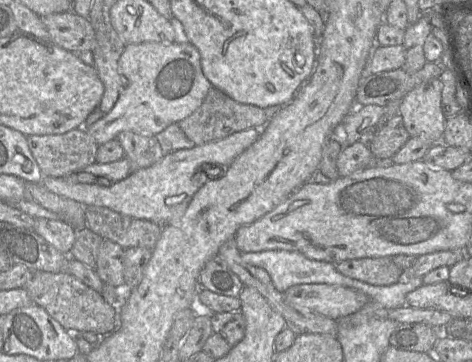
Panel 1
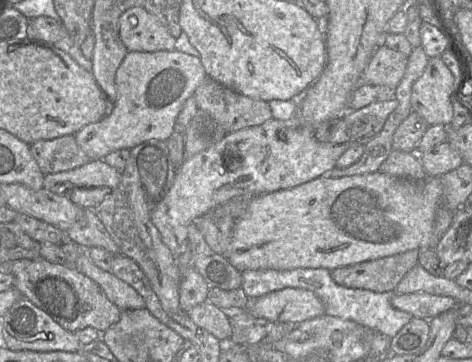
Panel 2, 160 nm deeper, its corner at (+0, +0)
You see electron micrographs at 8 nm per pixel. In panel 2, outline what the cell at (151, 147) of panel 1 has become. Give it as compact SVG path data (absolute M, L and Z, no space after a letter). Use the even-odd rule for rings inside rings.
M149 140L130 149L130 157L117 188L93 211L103 223L120 254L133 259L149 279L162 305L169 311L179 313L180 283L183 275L175 256L162 241L161 235L151 221L151 212L167 195L173 185L176 167L170 157L166 141Z

